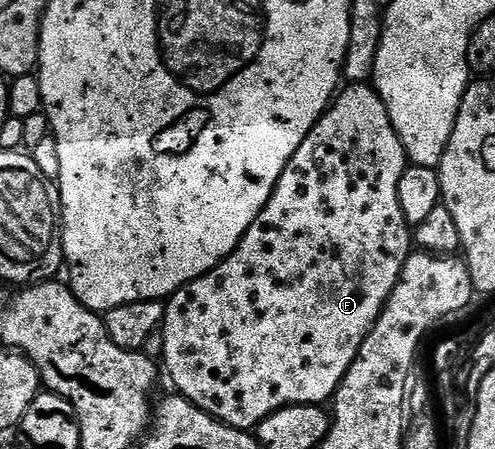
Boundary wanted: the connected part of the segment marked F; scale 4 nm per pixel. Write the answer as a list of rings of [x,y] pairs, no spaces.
[[[367,82],[352,83],[344,87],[336,95],[331,107],[313,126],[313,130],[309,130],[305,142],[297,146],[297,154],[293,154],[289,166],[285,166],[281,178],[275,183],[269,202],[261,210],[253,226],[249,226],[249,230],[231,255],[201,278],[176,290],[166,301],[161,325],[165,338],[161,364],[165,372],[167,367],[167,372],[175,383],[174,391],[189,402],[193,402],[193,406],[205,410],[205,414],[209,414],[213,419],[244,430],[258,429],[259,424],[265,422],[265,418],[269,418],[269,414],[287,408],[290,404],[326,405],[338,392],[339,383],[346,378],[347,371],[353,366],[389,294],[397,286],[407,257],[413,251],[413,232],[405,214],[401,214],[401,202],[397,198],[401,174],[408,166],[409,161],[401,146],[401,138],[397,138],[397,130],[393,130],[393,122],[389,118],[385,102],[381,102],[374,87]]]

